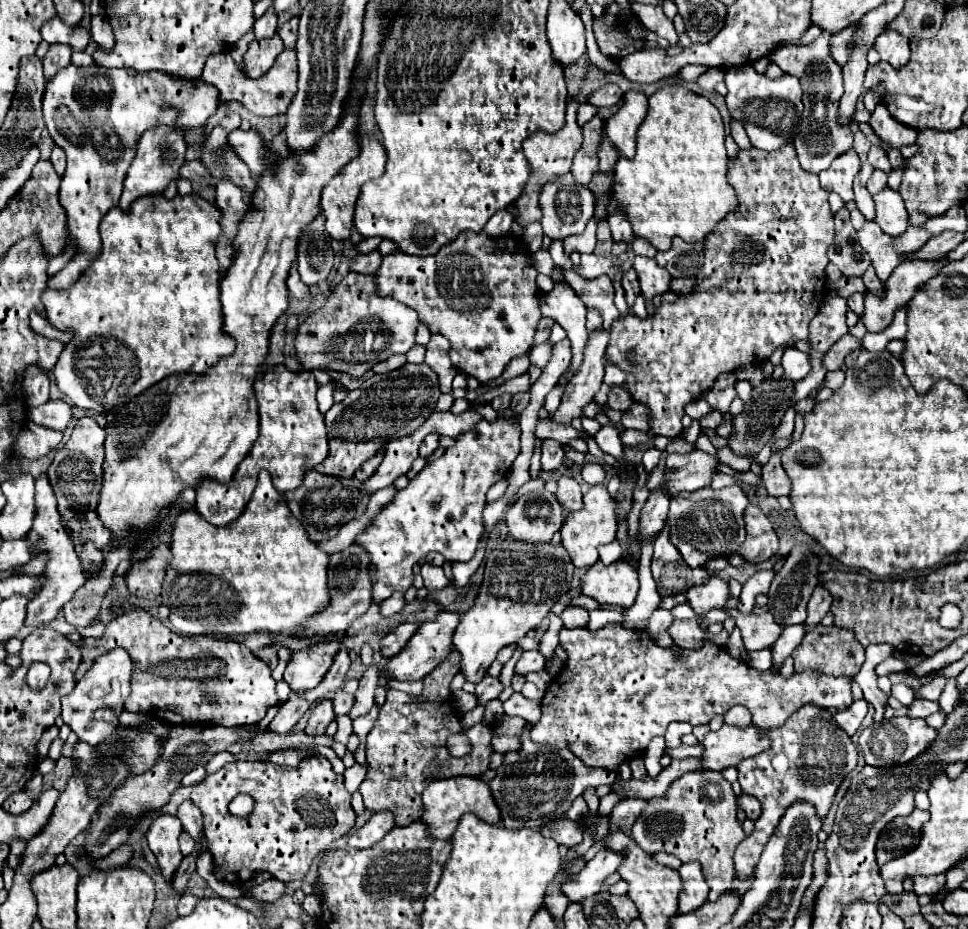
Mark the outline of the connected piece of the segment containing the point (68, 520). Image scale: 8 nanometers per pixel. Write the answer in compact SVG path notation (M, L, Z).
M80 418L74 426L74 432L70 440L64 444L64 448L56 450L56 456L48 468L48 480L54 488L56 500L58 500L58 512L64 520L66 530L70 530L72 542L76 548L80 548L86 542L94 542L96 548L104 548L110 544L110 530L102 528L102 522L98 520L98 492L90 490L90 484L100 486L102 484L102 464L104 464L104 438L106 432L96 424L94 418Z

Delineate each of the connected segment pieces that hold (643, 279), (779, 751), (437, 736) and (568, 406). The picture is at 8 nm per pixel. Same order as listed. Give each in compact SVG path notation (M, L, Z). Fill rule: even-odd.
M636 256L634 258L634 270L636 270L638 280L640 280L642 296L646 300L652 300L654 296L668 292L668 286L670 286L672 276L664 268L660 268L654 258Z
M818 708L818 722L808 722L806 718L800 718L798 712L794 712L790 716L790 722L786 722L782 728L766 730L764 734L770 738L770 748L750 760L742 760L736 766L742 792L758 798L762 804L762 814L754 822L754 832L746 836L734 852L734 868L740 880L752 876L754 866L764 850L762 846L770 840L774 828L778 826L790 804L806 800L806 804L814 804L818 818L824 820L828 816L838 784L842 782L834 770L842 770L848 774L858 764L858 750L852 738L842 728L838 728L832 714L822 708ZM814 770L822 772L822 776L814 776Z
M450 652L450 656L426 676L424 690L420 696L402 694L398 690L388 690L386 702L380 710L380 716L374 728L368 732L366 740L366 756L368 756L368 774L362 782L362 796L364 806L370 812L390 810L396 816L398 826L412 824L422 812L420 794L432 780L450 778L450 776L478 776L488 770L490 762L490 738L492 728L490 724L476 724L474 728L466 730L466 736L472 744L470 754L462 758L454 758L448 752L446 738L452 732L462 732L458 718L454 716L450 704L450 680L458 674L460 654Z
M604 328L594 332L594 336L588 336L588 344L584 348L584 360L578 372L574 374L574 378L570 378L570 382L566 384L562 402L556 414L552 416L552 420L560 424L570 424L574 418L582 418L582 406L592 402L594 394L602 386L604 352L608 340L610 340L610 332Z

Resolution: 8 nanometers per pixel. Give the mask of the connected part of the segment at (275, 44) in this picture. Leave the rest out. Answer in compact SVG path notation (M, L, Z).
M278 34L268 38L268 40L250 42L248 52L242 58L242 68L244 68L246 76L260 78L262 74L266 74L282 50L284 50L284 44L282 44Z

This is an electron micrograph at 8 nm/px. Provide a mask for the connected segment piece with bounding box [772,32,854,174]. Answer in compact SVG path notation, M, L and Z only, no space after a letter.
M822 32L818 40L808 46L782 46L772 54L784 74L798 76L804 84L804 112L800 132L794 138L798 160L806 172L820 174L834 158L854 148L854 136L848 124L838 124L838 100L842 96L842 68L830 56L830 34Z

